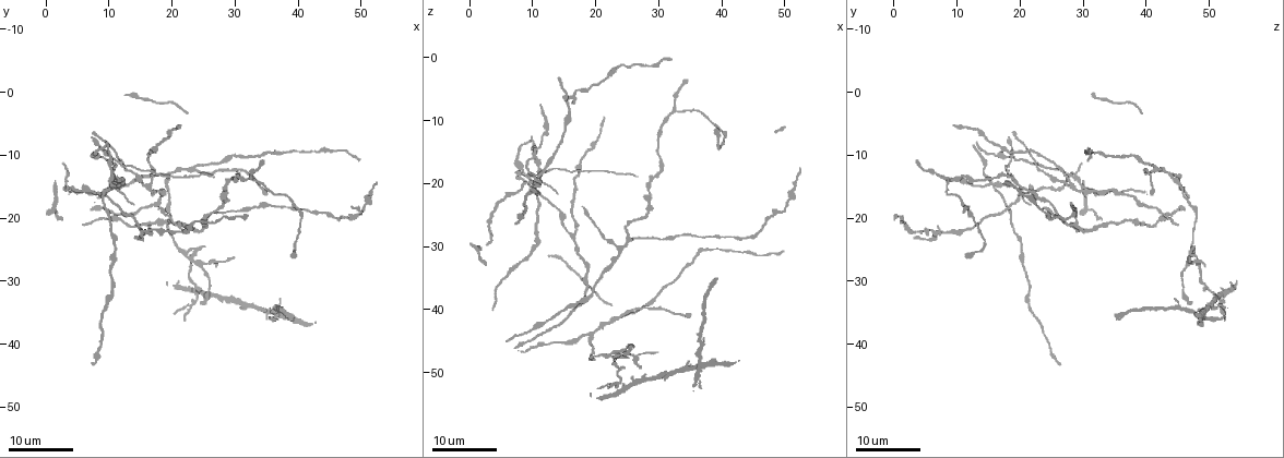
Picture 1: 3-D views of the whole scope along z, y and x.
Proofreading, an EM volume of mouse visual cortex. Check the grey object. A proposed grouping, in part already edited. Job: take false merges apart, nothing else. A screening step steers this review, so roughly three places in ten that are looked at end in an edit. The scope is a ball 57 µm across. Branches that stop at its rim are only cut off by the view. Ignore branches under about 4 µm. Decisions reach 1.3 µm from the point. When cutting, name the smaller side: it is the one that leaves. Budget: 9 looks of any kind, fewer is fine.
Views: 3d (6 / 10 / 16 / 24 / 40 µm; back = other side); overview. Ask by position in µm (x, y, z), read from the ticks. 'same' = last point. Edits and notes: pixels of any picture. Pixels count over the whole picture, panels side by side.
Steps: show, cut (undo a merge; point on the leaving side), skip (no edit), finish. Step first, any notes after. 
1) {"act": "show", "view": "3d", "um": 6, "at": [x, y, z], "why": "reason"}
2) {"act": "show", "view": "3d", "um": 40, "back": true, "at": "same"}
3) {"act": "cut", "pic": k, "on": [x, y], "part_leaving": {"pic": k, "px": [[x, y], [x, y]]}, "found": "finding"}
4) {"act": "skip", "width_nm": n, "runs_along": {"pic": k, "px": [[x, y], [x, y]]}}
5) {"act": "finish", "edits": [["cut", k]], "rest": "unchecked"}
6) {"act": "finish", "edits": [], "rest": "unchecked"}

{"act": "show", "view": "3d", "um": 16, "at": [23.5, 12.0, 41.5], "why": "arms part here"}

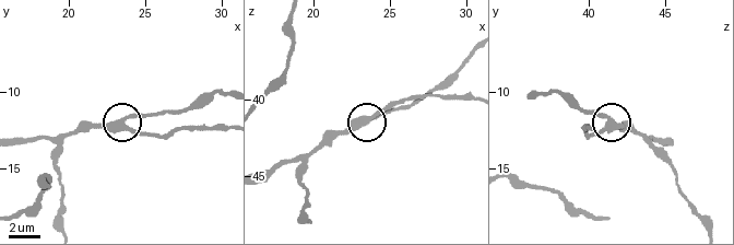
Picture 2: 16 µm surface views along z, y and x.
{"act": "show", "view": "3d", "um": 6, "at": [23.6, 11.8, 41.2]}

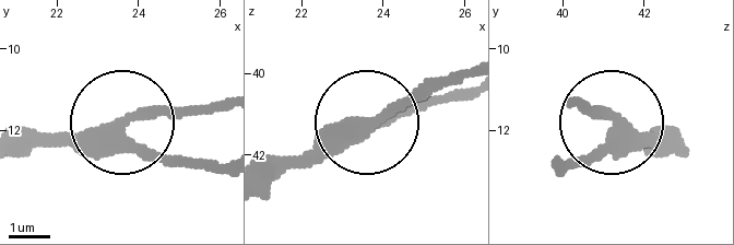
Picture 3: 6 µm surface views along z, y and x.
{"act": "skip", "found": "one neuron here"}

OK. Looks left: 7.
{"act": "show", "view": "3d", "um": 16, "at": [19.0, 13.5, 44.0], "why": "three arms meet"}

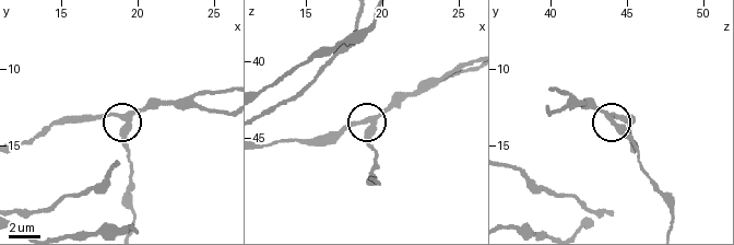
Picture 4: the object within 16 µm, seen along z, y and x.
{"act": "show", "view": "3d", "um": 10, "at": [19.4, 13.4, 44.0], "why": "zoom in"}

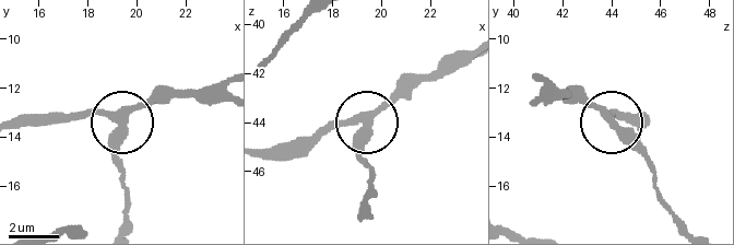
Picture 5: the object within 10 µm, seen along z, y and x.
{"act": "skip", "width_nm": 300, "runs_along": {"pic": 5, "px": [[264, 149], [303, 144], [333, 128], [358, 124], [400, 84]]}, "found": "continuous, no second neuron"}

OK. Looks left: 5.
{"act": "show", "view": "3d", "um": 24, "at": [10.5, 14.5, 30.0], "why": "sudden change in width"}

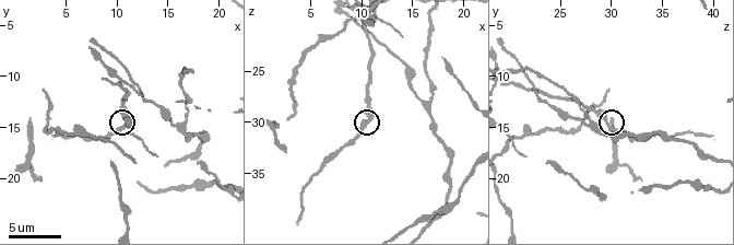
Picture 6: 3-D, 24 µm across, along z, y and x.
{"act": "show", "view": "3d", "um": 10, "at": [10.8, 15.0, 29.8], "why": "closer look"}

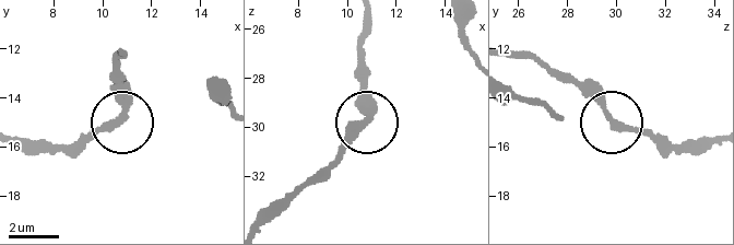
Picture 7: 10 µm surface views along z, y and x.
{"act": "skip", "runs_along": {"pic": 7, "px": [[363, 22], [363, 102], [368, 116], [315, 177]]}, "found": "continuous, no second neuron"}

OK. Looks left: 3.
{"act": "show", "view": "3d", "um": 16, "at": [23.5, 21.5, 30.0]}

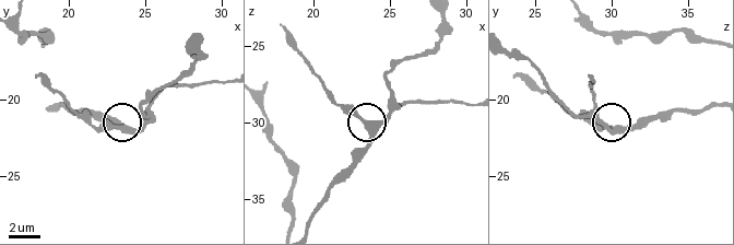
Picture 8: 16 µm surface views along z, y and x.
{"act": "show", "view": "3d", "um": 6, "at": [23.8, 22.0, 30.0]}

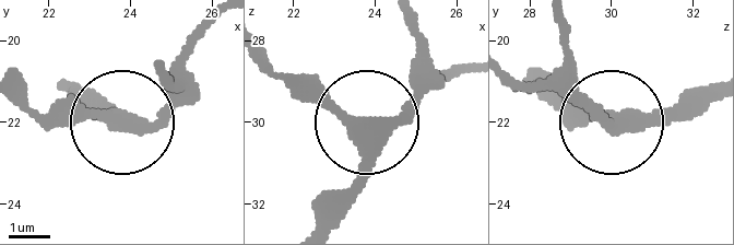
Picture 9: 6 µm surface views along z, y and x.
{"act": "skip", "width_nm": 330, "runs_along": {"pic": 9, "px": [[708, 86], [646, 117], [566, 117]]}, "found": "all the same neuron"}

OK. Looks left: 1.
{"act": "finish", "edits": [], "rest": "unchecked"}

